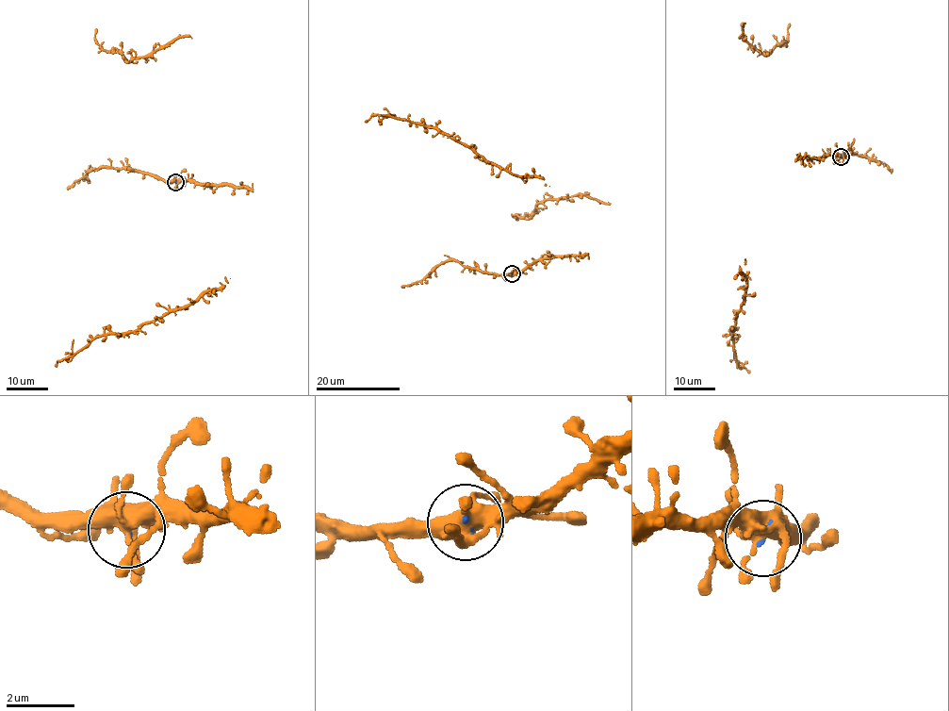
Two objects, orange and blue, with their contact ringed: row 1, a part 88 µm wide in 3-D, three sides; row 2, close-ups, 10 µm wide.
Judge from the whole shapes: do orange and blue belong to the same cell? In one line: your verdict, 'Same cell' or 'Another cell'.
Same cell

